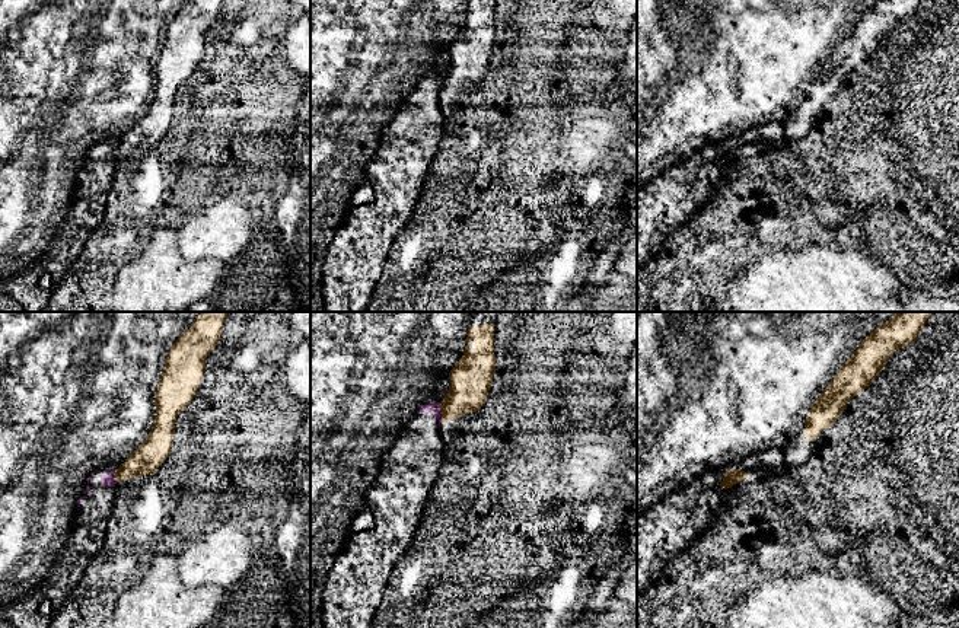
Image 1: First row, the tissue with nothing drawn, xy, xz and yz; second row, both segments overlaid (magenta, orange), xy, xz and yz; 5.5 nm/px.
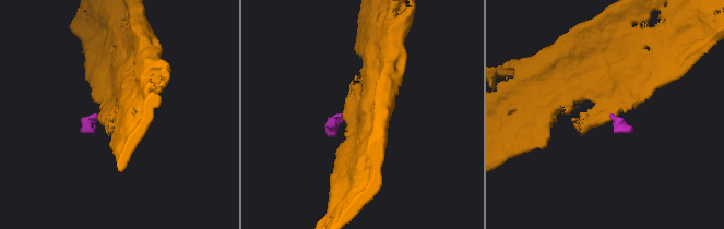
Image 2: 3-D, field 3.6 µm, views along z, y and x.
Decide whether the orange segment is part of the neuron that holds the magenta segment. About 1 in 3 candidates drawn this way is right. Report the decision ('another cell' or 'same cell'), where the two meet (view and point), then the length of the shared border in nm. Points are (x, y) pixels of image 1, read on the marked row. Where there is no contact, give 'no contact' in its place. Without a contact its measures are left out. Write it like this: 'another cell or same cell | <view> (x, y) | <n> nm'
another cell | xz (440, 413) | 120 nm

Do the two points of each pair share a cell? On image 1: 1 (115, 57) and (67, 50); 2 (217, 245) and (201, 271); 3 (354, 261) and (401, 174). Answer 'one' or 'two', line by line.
1: two
2: two
3: one

